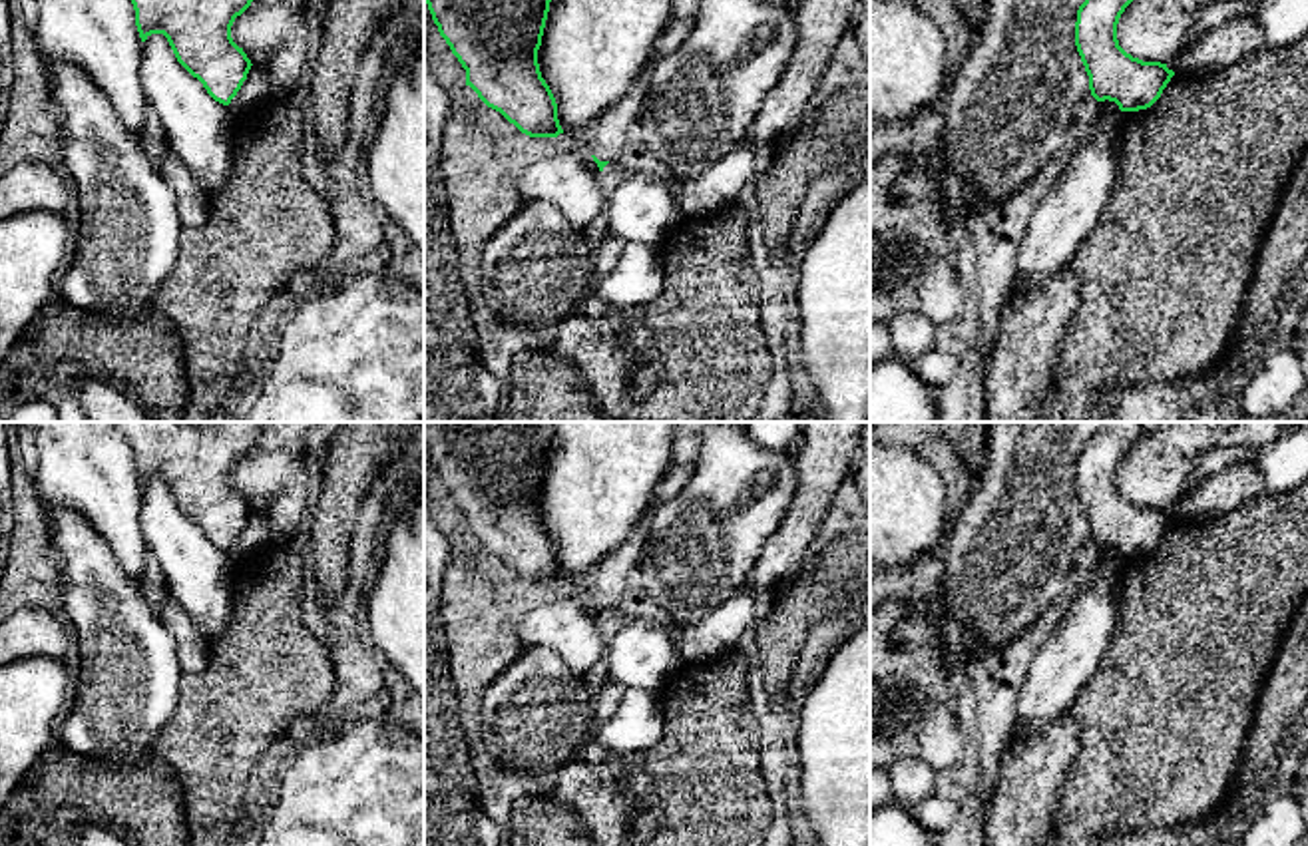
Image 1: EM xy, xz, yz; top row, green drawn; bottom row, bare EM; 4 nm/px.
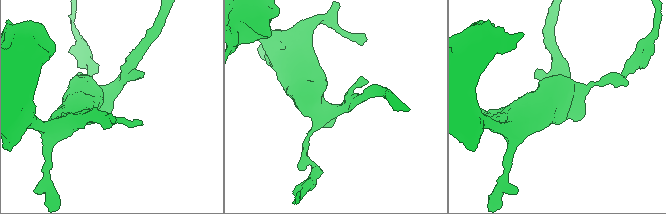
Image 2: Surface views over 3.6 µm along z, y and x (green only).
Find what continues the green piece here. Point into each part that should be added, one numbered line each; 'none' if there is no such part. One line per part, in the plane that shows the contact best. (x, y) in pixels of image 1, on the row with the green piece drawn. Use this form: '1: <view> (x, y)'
none

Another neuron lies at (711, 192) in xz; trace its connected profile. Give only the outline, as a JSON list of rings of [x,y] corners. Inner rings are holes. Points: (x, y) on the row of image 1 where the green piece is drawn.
[[[741,141],[729,155],[683,185],[679,207],[685,215],[711,215],[735,201],[755,173],[753,151]]]

